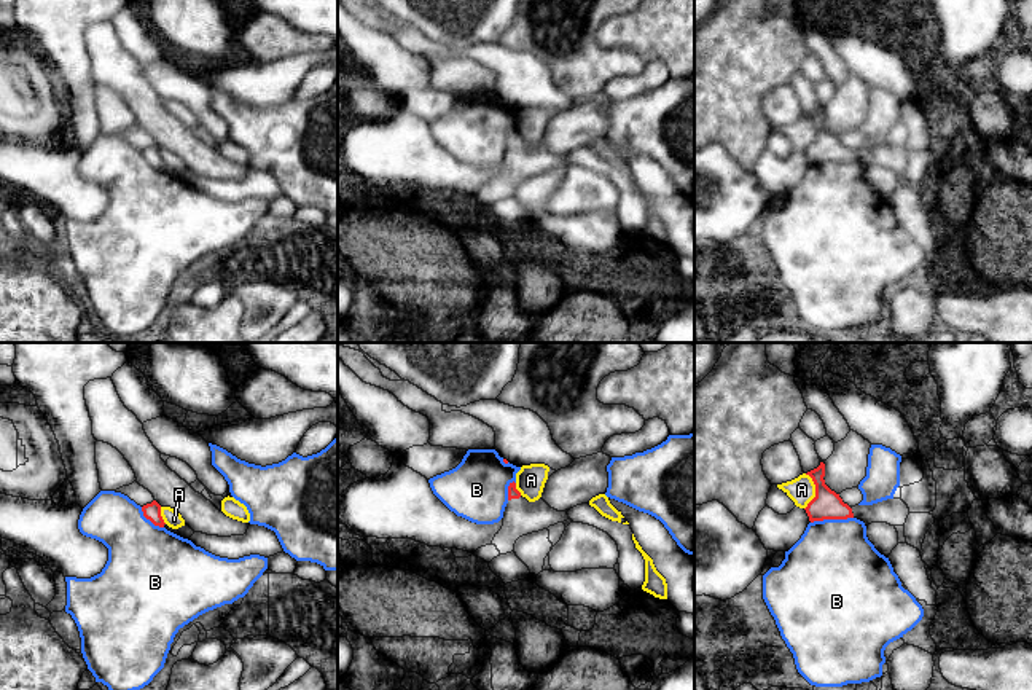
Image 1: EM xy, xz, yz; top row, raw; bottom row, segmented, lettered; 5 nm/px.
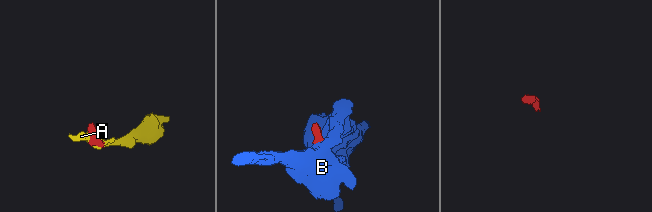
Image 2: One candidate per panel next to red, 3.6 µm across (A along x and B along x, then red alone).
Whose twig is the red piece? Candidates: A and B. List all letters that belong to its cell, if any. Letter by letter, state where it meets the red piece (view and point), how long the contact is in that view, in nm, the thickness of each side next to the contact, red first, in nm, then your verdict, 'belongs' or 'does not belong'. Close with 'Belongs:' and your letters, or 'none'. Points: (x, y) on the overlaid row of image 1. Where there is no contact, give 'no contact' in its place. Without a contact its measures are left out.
A: yz (816, 491) | 180 nm | 150/140 nm | does not belong
B: yz (832, 518) | 220 nm | 150/460 nm | does not belong
Belongs: none

